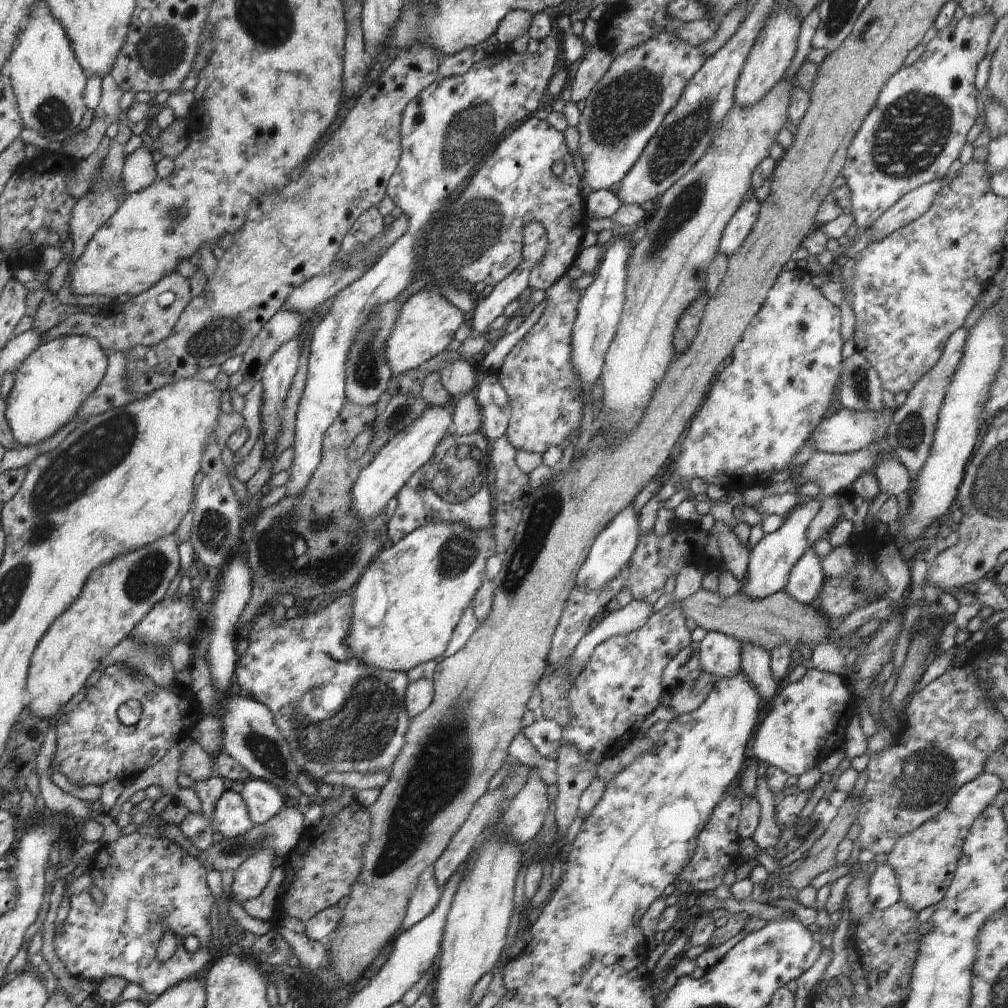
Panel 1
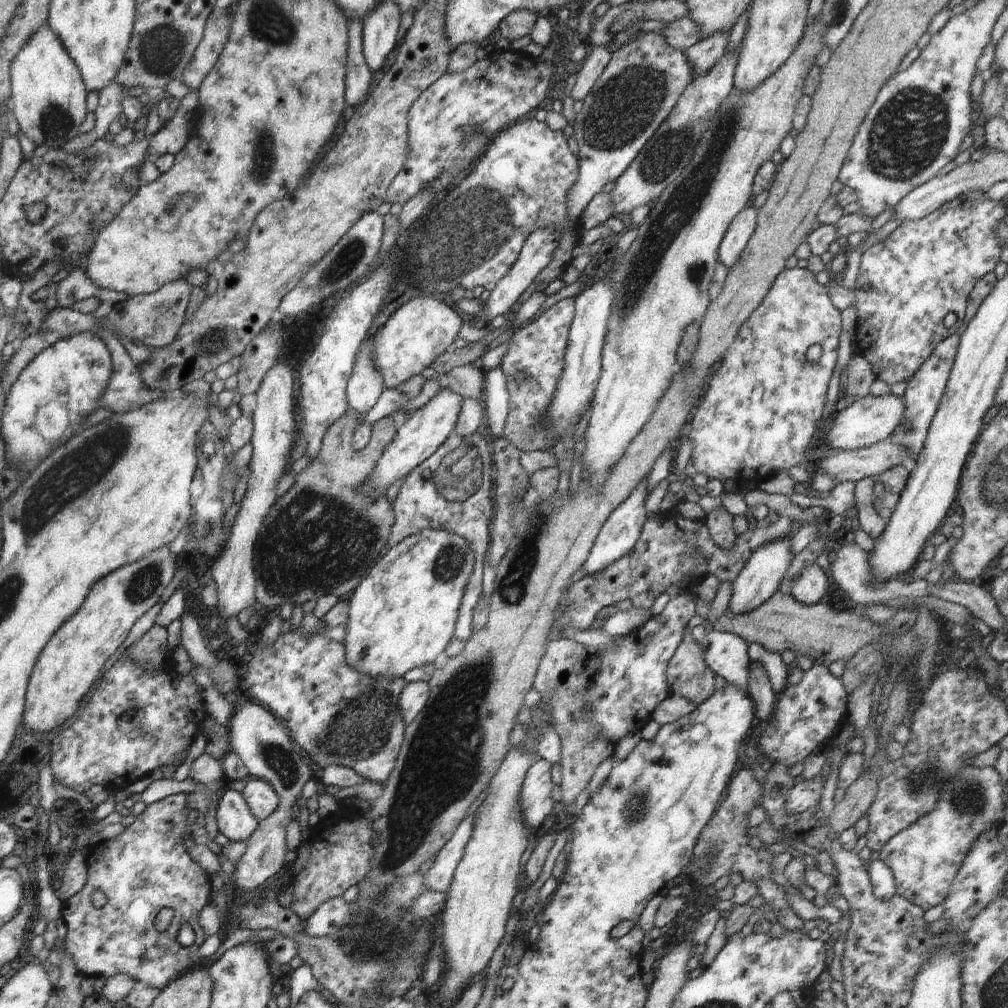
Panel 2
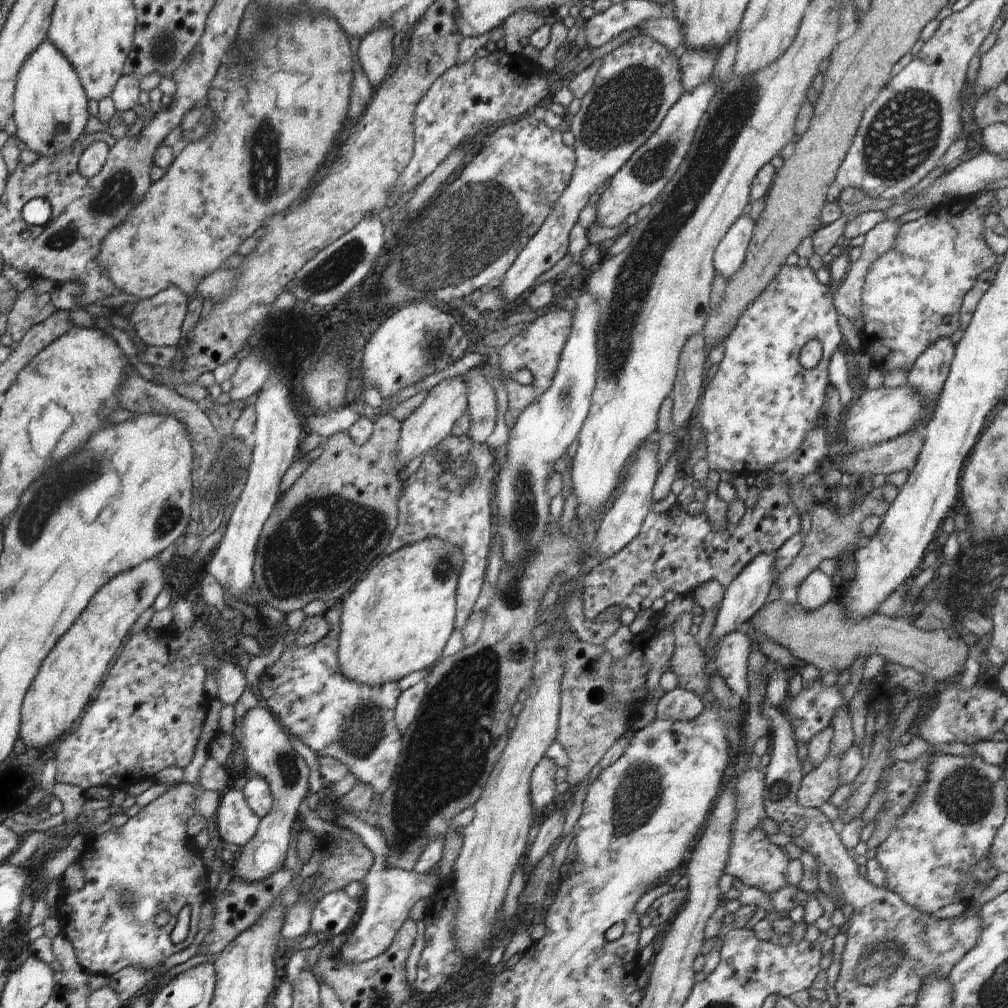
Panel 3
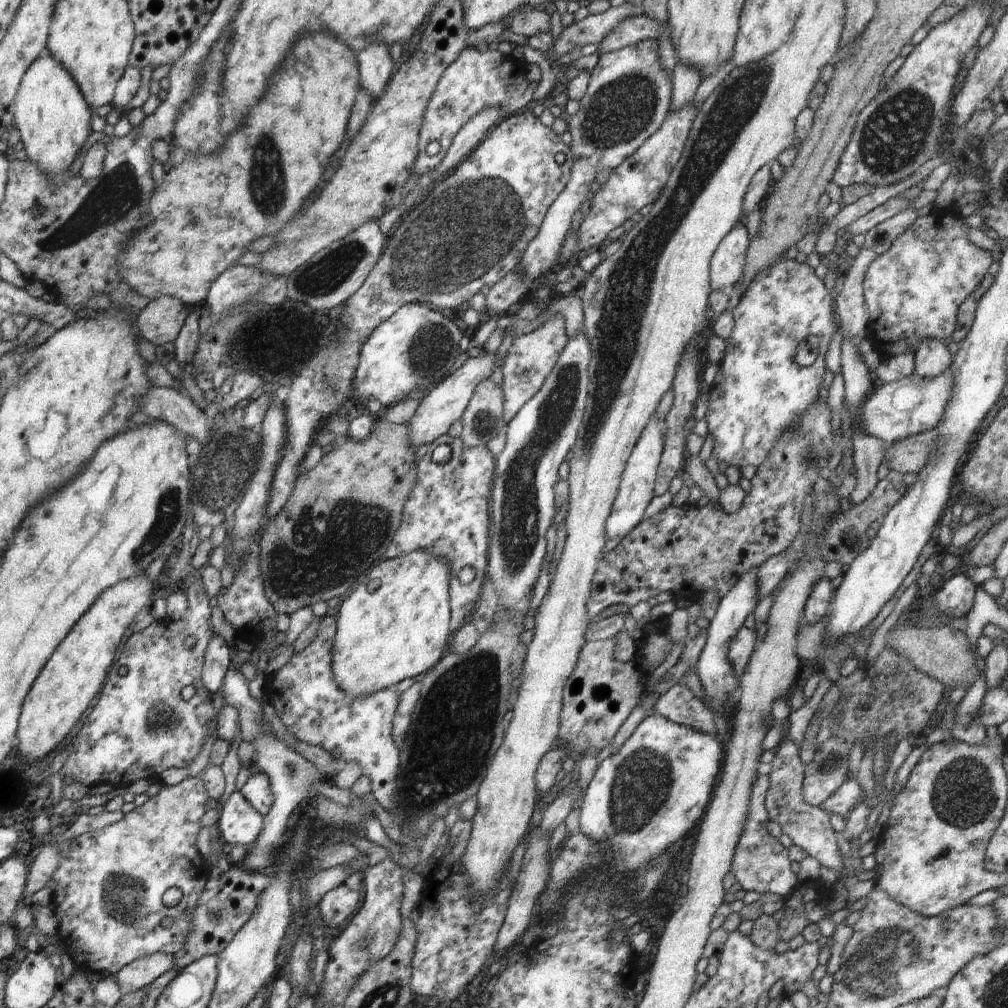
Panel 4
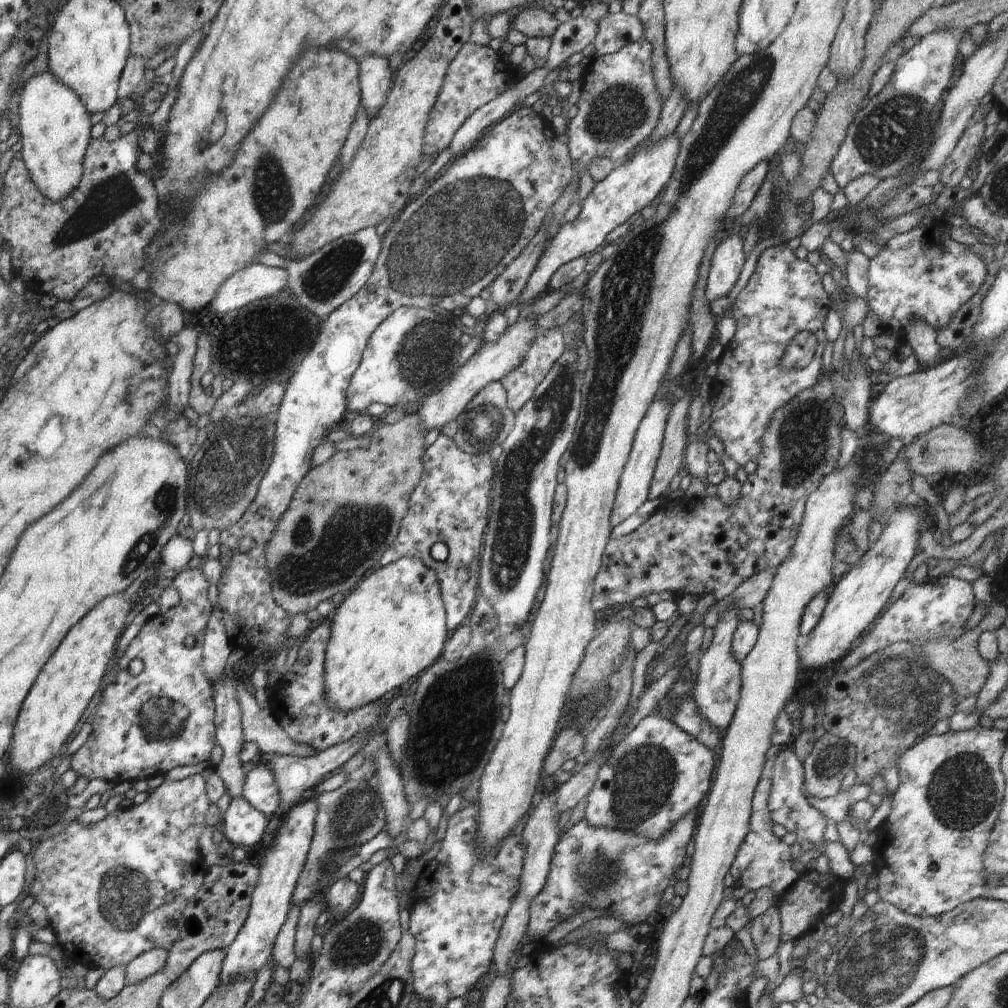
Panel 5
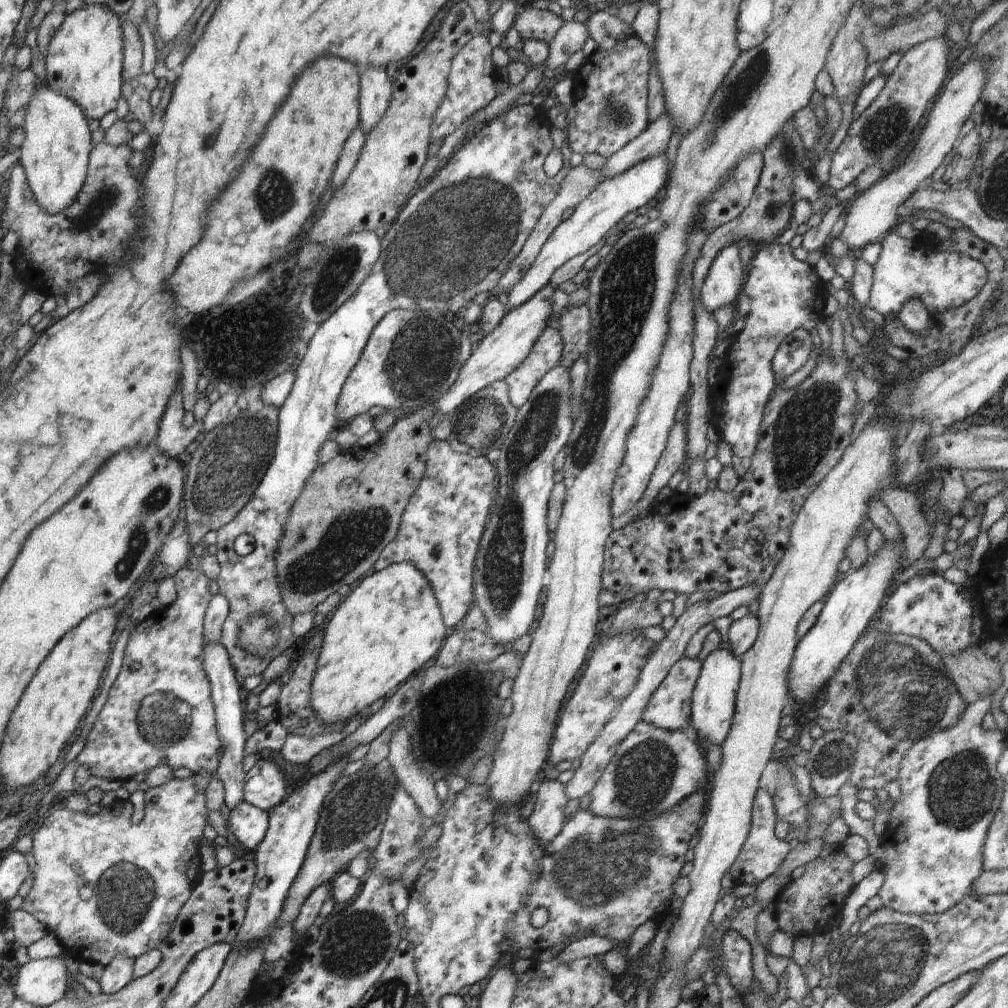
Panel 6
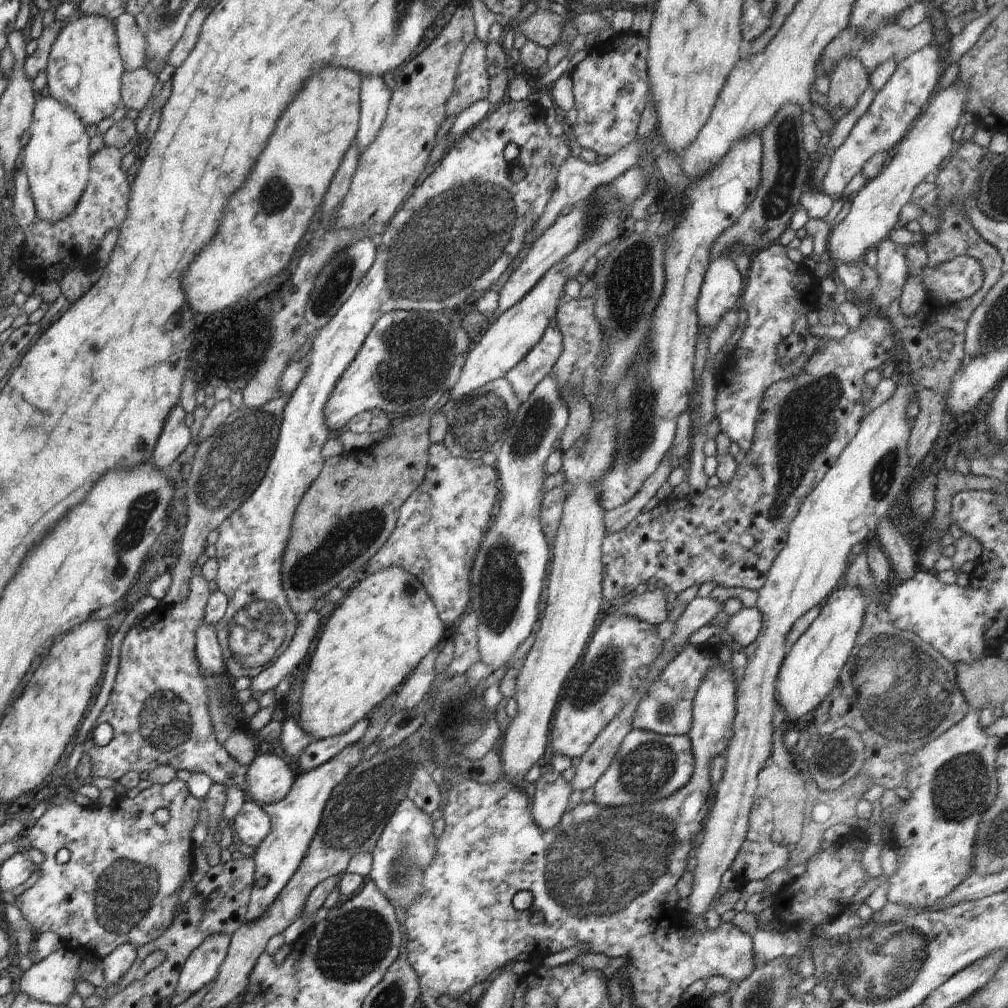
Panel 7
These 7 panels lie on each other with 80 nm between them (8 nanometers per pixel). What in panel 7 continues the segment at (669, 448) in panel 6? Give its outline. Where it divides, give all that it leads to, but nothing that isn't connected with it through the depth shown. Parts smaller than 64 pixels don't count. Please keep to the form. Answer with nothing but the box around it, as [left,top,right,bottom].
[603,454,674,534]

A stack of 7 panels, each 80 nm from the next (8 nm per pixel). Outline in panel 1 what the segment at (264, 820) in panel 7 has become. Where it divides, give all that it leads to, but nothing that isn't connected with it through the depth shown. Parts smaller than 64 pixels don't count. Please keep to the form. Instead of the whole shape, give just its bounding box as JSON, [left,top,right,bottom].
[211,788,255,838]

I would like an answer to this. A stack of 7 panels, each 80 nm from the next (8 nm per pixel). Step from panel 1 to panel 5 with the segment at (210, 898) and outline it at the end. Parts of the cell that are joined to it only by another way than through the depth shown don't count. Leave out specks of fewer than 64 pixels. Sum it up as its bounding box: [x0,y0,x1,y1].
[29,775,210,971]

